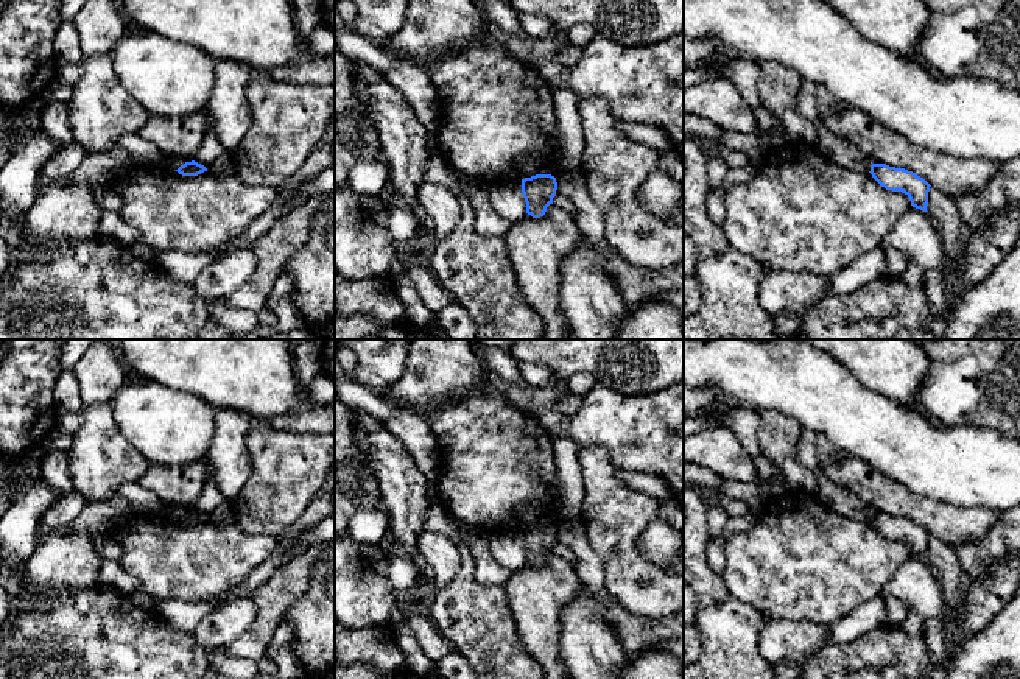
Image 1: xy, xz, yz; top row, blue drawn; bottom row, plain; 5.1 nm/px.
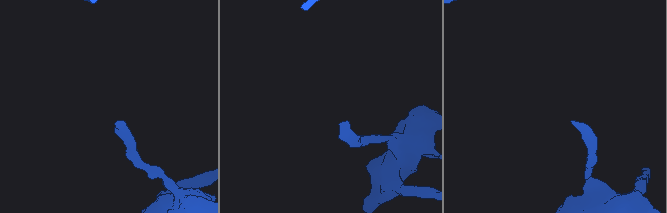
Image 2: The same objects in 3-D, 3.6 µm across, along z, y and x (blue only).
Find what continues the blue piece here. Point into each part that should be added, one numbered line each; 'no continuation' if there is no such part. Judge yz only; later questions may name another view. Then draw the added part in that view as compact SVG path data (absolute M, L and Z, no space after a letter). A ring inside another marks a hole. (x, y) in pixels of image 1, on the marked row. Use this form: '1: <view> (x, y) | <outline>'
no continuation

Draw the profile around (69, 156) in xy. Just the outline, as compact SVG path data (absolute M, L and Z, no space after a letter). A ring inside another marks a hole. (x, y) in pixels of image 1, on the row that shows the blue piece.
M59 143L58 151L48 159L40 170L40 182L65 182L81 165L87 151L76 143Z

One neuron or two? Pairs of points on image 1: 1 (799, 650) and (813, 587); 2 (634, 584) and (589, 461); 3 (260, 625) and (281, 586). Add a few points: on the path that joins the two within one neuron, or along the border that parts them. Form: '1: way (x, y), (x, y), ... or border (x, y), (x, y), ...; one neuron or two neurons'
1: border (770, 617), (812, 620), (829, 625); two neurons
2: way (619, 553), (612, 536), (612, 513), (604, 492); one neuron
3: way (268, 615), (276, 595); one neuron

